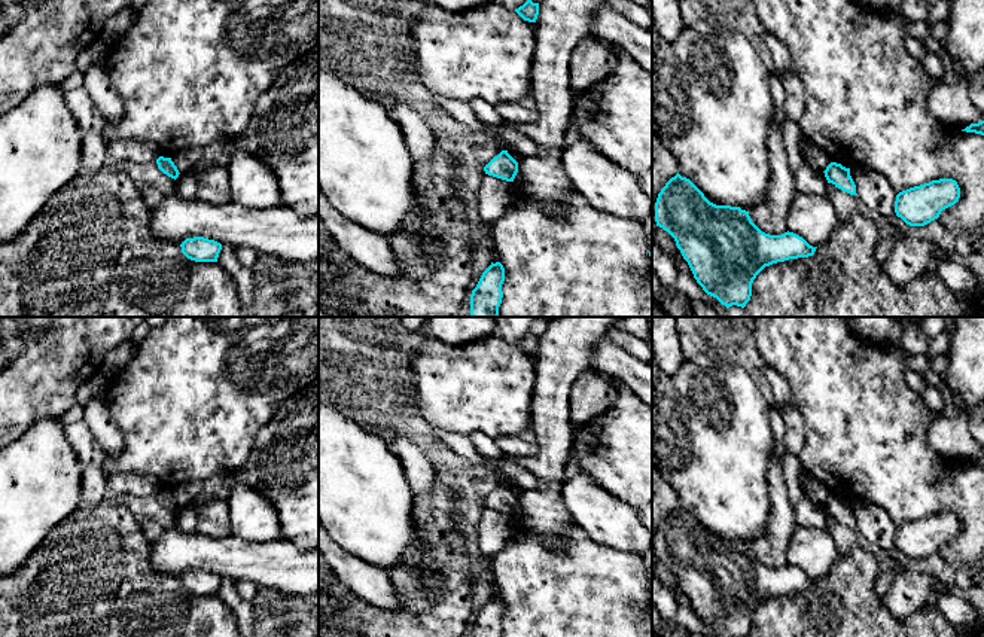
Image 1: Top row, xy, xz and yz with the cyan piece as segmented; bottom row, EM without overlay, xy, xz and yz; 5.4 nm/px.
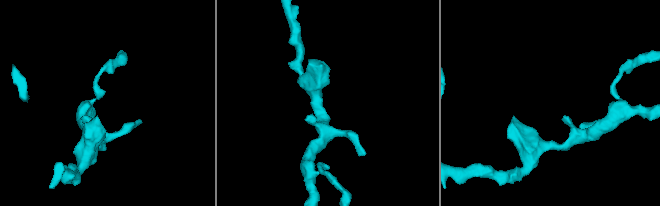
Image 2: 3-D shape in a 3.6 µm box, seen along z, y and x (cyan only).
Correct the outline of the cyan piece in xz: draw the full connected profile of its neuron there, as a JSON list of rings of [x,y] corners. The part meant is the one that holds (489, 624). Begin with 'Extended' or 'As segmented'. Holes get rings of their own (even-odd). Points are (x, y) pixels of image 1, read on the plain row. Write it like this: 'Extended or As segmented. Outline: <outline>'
As segmented. Outline: [[[496,595],[482,606],[476,621],[472,624],[470,637],[502,637],[505,601]]]

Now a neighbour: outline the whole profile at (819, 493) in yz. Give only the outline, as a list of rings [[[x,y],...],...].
[[[802,470],[799,475],[799,485],[805,497],[811,499],[817,505],[825,505],[826,500],[832,496],[829,488],[817,481],[813,475]]]

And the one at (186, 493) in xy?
[[[185,482],[171,490],[171,494],[177,500],[179,506],[186,506],[192,503],[201,491],[201,485],[198,482]]]

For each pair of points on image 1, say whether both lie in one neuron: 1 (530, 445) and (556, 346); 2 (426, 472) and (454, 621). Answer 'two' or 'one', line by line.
1: two
2: two

